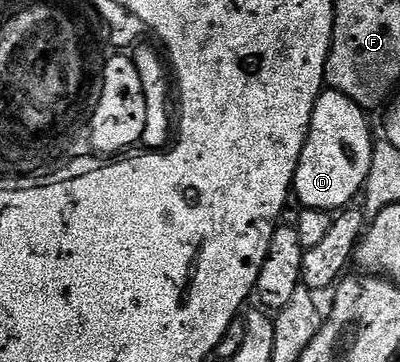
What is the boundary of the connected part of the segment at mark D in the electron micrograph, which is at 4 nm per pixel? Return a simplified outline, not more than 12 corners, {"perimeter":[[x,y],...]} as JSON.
{"perimeter":[[320,92],[295,171],[303,208],[342,210],[364,190],[369,116]]}

